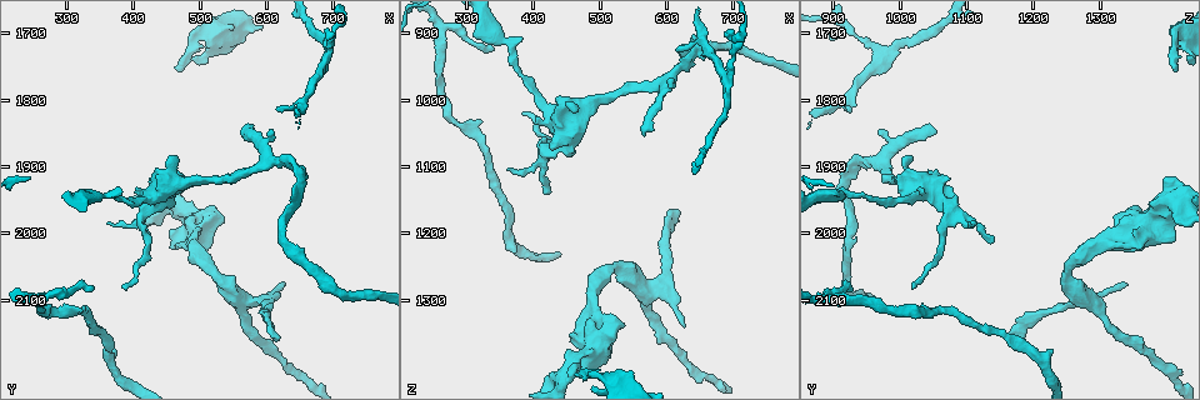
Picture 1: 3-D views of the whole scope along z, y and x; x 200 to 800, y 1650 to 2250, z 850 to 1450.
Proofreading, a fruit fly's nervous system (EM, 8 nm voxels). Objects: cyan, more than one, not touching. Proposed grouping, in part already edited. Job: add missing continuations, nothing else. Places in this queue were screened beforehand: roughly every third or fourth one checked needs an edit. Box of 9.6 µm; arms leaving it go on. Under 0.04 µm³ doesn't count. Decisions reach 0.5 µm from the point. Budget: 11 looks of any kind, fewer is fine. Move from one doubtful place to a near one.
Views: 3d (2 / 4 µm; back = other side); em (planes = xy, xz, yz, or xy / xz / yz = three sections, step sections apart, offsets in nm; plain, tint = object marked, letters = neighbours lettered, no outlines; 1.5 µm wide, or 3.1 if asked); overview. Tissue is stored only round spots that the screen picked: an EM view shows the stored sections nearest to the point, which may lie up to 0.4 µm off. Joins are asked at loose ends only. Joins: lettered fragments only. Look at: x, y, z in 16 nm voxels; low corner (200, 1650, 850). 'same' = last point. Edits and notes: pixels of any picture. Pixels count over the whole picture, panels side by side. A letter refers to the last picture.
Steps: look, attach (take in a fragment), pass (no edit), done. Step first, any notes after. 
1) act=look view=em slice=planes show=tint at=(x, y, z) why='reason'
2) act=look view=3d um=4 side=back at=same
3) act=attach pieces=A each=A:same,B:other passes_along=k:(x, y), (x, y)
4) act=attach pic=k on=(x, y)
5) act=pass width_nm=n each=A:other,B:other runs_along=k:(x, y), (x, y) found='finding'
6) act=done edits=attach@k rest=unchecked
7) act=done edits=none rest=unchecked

act=look view=3d um=2 at=(465, 1755, 1415) why='an open end'

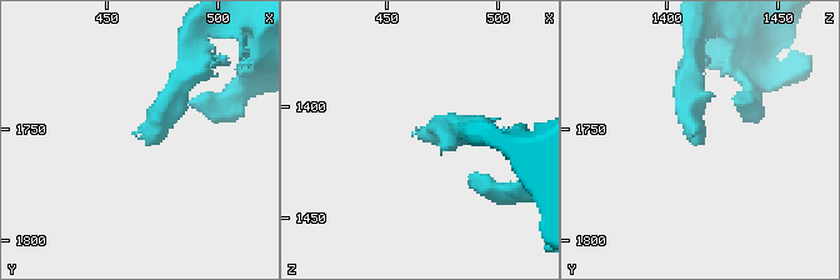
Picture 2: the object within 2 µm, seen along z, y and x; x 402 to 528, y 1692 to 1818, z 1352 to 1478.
act=look view=em slice=yz step=4 show=tint at=(462, 1754, 1412) why='shape alone is not enough'

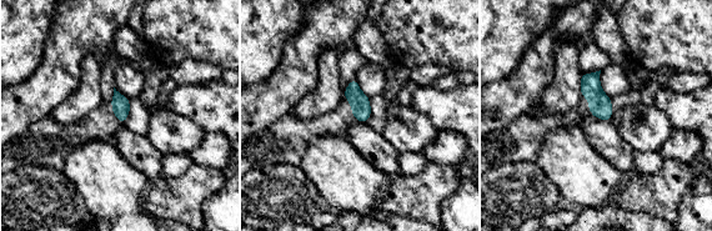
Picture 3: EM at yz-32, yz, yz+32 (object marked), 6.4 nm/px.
act=look view=em slice=planes show=letters at=same

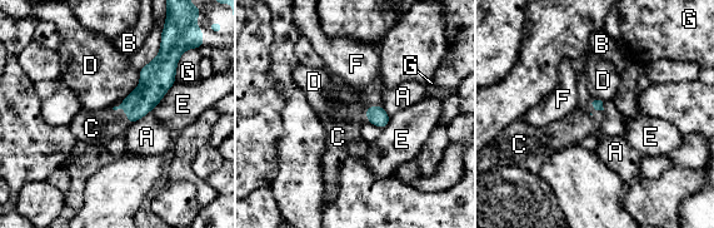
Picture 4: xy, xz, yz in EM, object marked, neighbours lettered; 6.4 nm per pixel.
act=attach pieces=C longest_contact=D:240nm each=A:other,B:other,C:same,D:other,E:other,F:other,G:other found='it goes on there'

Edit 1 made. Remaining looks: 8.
act=look view=em slice=xz step=8 show=letters at=(340, 2080, 925) why='an open end'

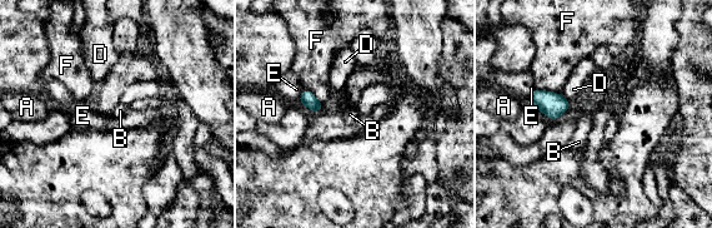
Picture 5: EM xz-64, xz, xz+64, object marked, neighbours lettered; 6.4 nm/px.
act=look view=em slice=planes show=letters at=same why='another direction'

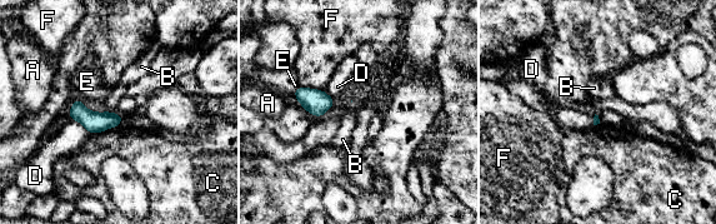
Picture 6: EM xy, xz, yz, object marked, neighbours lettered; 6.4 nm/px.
act=pass longest_contact=C:240nm each=A:other,B:other,C:other,D:other,E:other,F:other border=6:(106, 110), (115, 113) found='no lettered fragment goes on from it'

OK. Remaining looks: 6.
act=look view=em slice=planes show=letters at=(455, 2020, 1360)

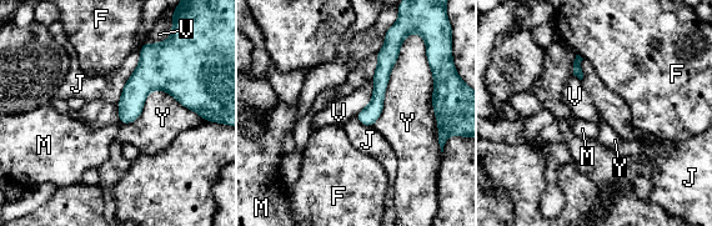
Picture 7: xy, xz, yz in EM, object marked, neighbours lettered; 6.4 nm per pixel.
act=pass each=F:other,J:other,M:other,V:other,Y:other border=7:(372, 80), (371, 100), (355, 116) found='none of them fits'

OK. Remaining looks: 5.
act=done edits=attach@4 rest=unchecked

